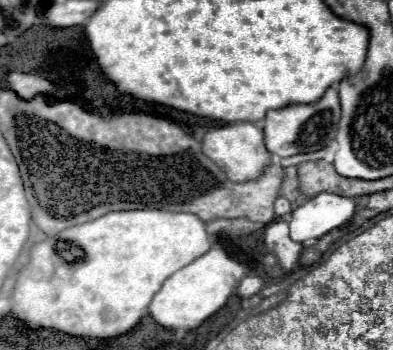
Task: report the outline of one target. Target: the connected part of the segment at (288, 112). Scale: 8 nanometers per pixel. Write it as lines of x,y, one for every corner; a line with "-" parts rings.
330,87
318,103
288,105
284,109
268,111
264,119
264,145
276,157
290,157
298,153
318,151
336,137
338,121
340,121
340,101
336,87

